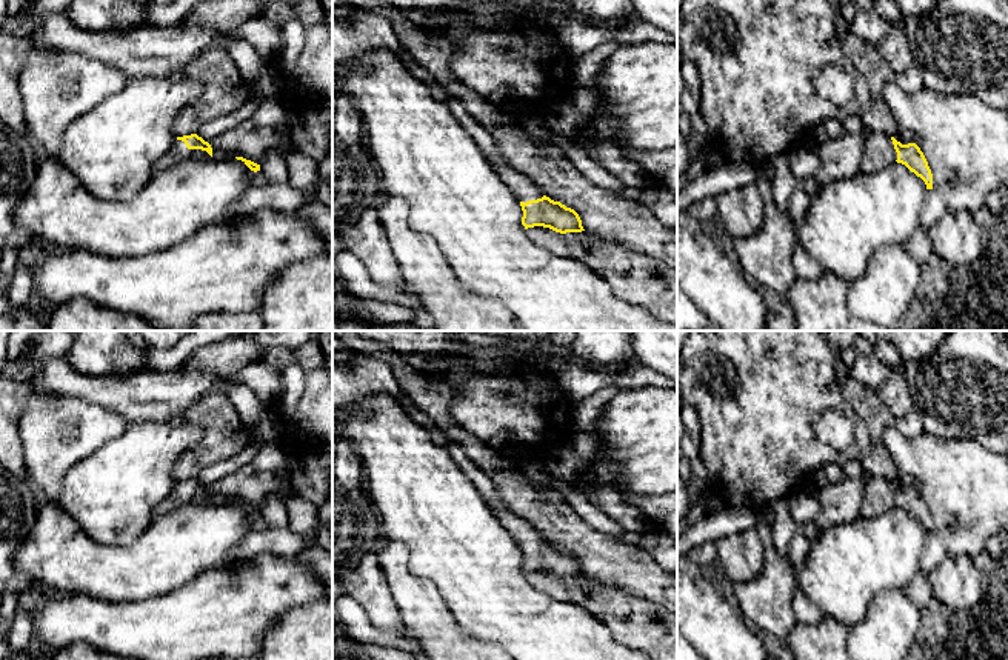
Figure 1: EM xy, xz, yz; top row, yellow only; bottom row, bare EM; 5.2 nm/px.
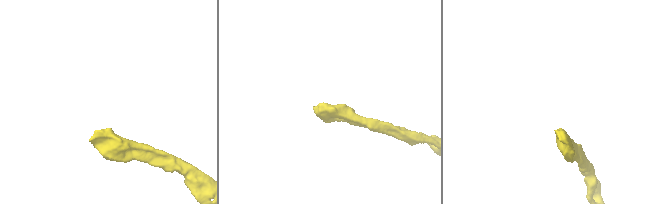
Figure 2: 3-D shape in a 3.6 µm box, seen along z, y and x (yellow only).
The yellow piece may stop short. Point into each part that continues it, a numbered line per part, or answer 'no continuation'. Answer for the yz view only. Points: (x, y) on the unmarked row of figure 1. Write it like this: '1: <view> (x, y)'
1: yz (879, 497)

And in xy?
1: xy (179, 497)

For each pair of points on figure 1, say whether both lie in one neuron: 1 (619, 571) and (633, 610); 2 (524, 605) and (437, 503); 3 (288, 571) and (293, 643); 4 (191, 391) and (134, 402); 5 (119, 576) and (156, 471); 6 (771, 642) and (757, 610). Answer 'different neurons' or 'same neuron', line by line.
1: different neurons
2: same neuron
3: different neurons
4: same neuron
5: different neurons
6: different neurons

